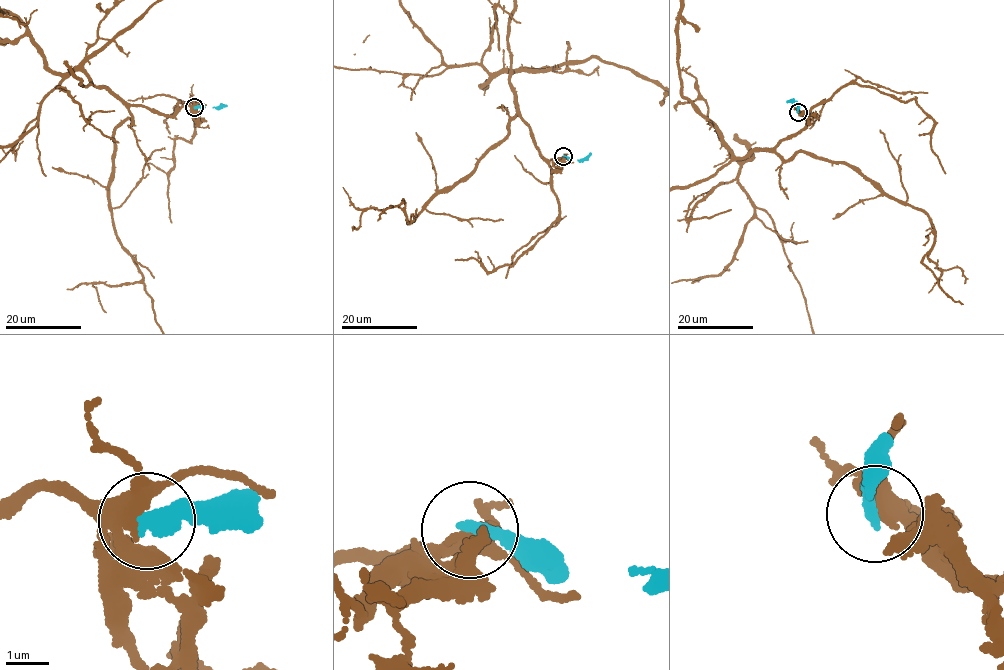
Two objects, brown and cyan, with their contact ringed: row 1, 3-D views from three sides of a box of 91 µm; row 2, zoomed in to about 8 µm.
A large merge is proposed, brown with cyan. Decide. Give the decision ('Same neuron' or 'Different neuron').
Different neuron

